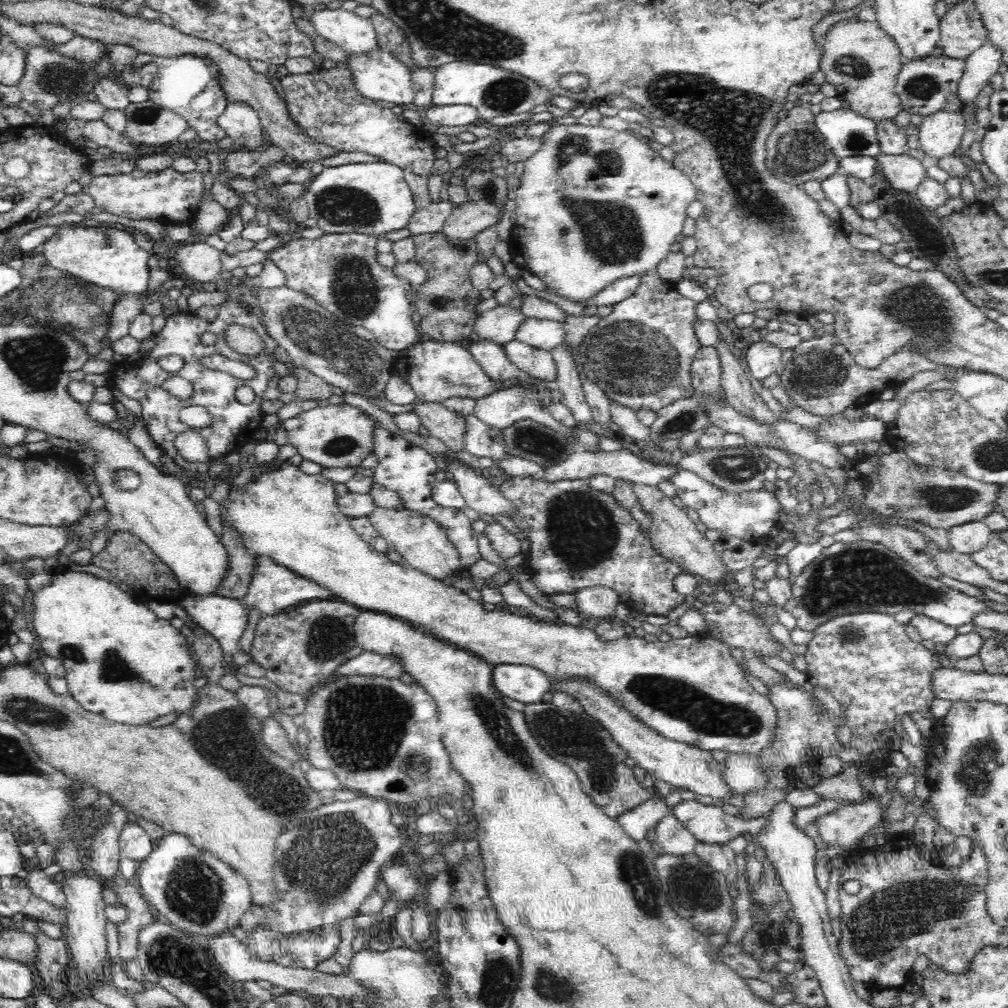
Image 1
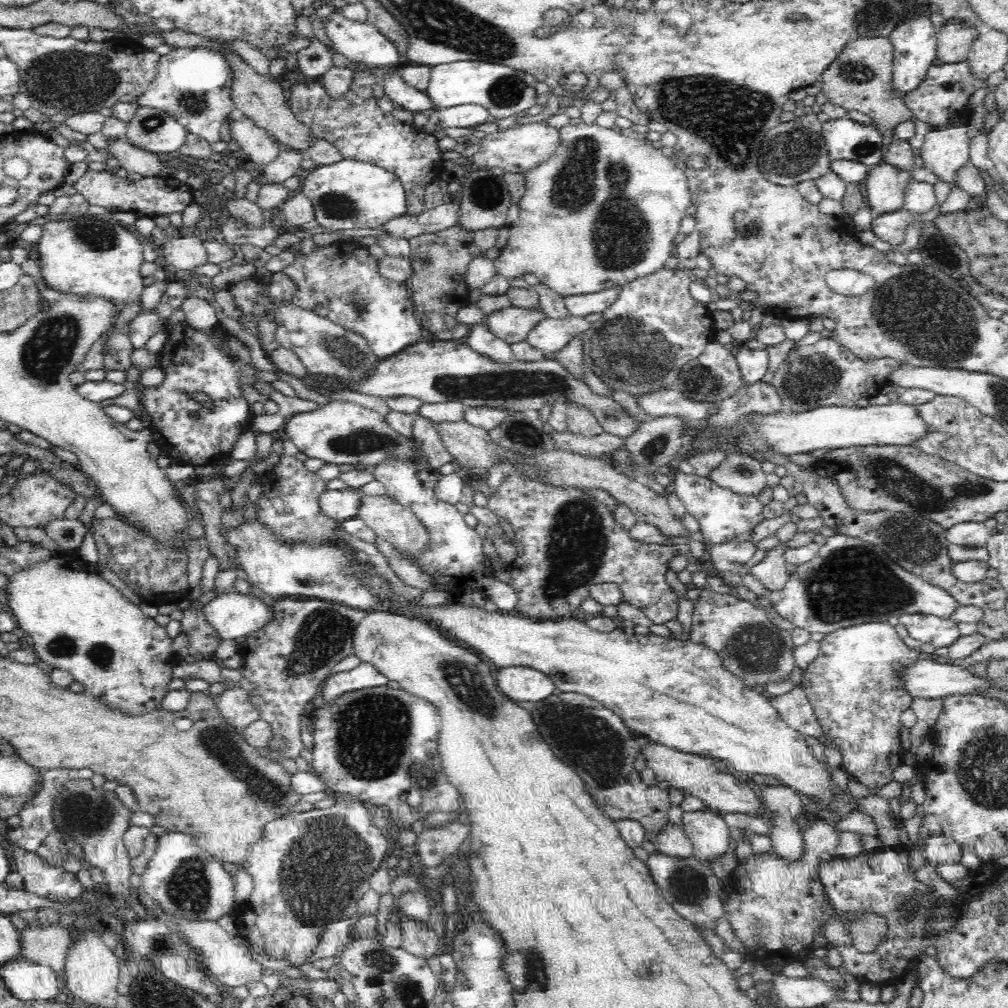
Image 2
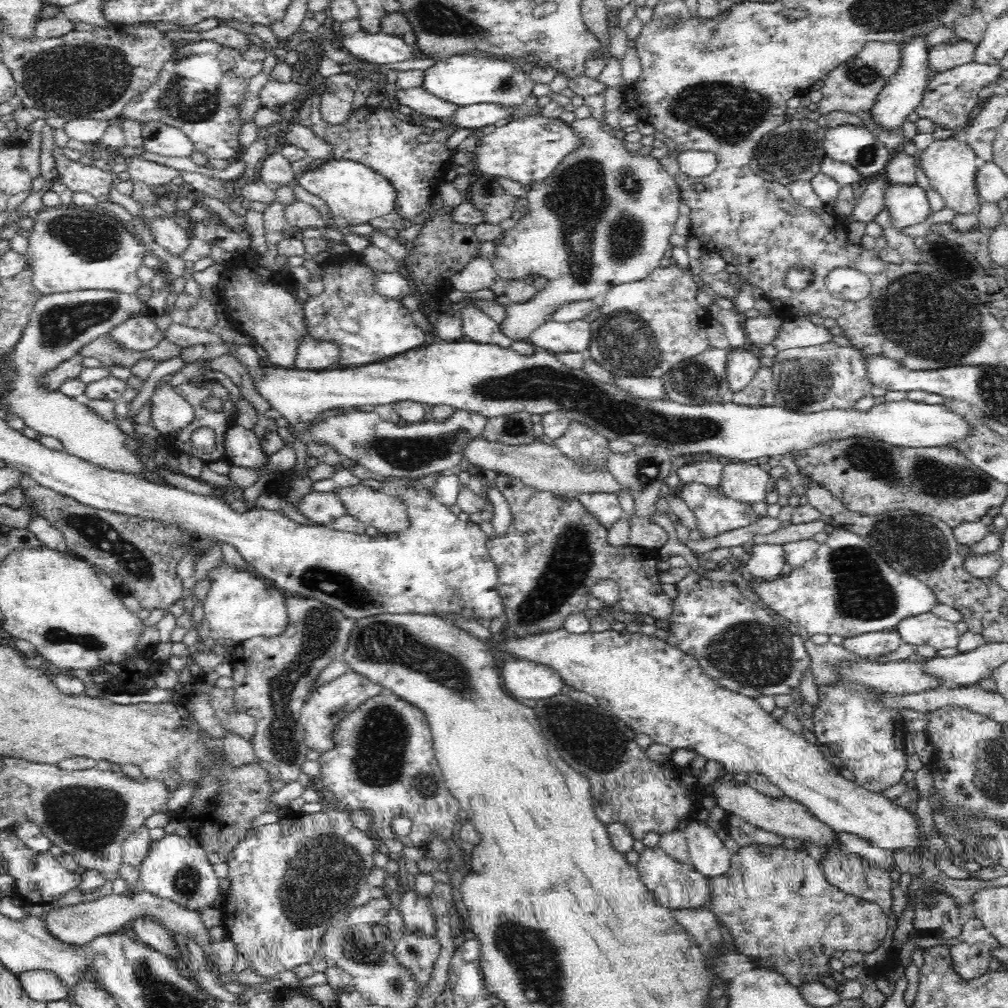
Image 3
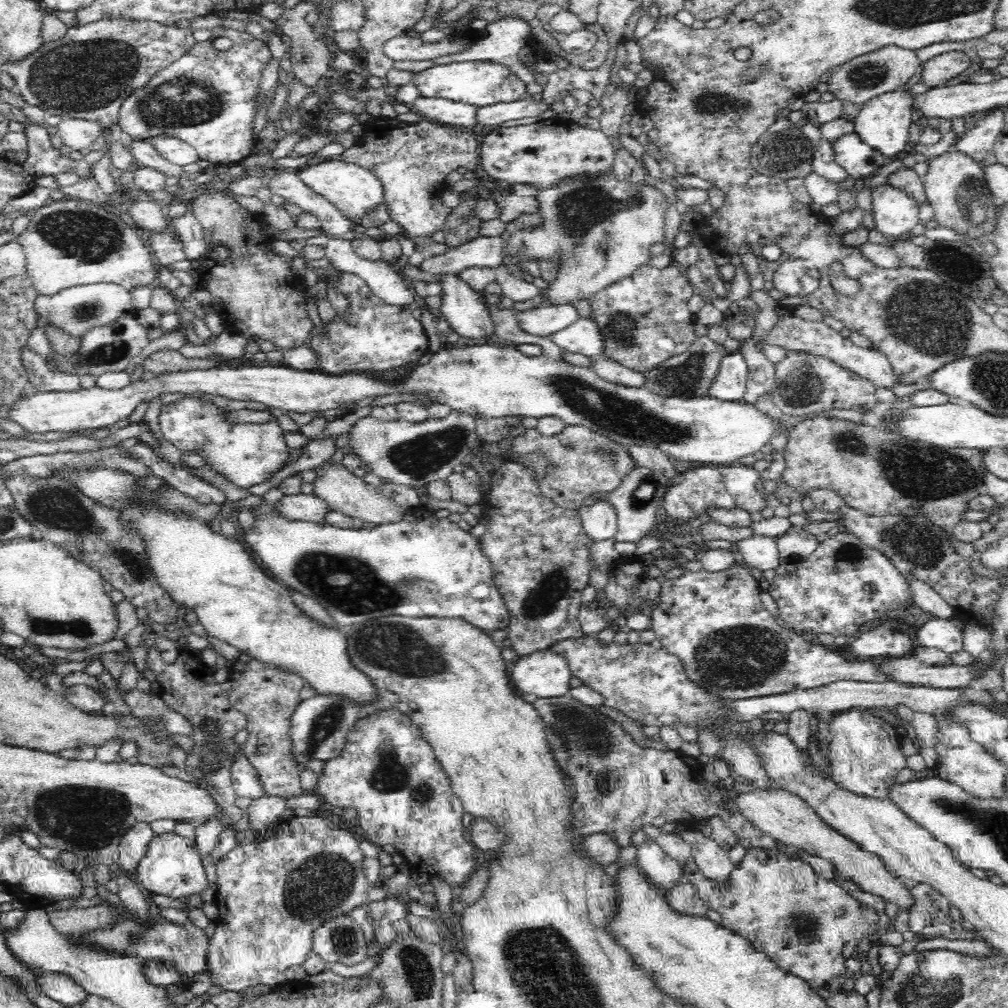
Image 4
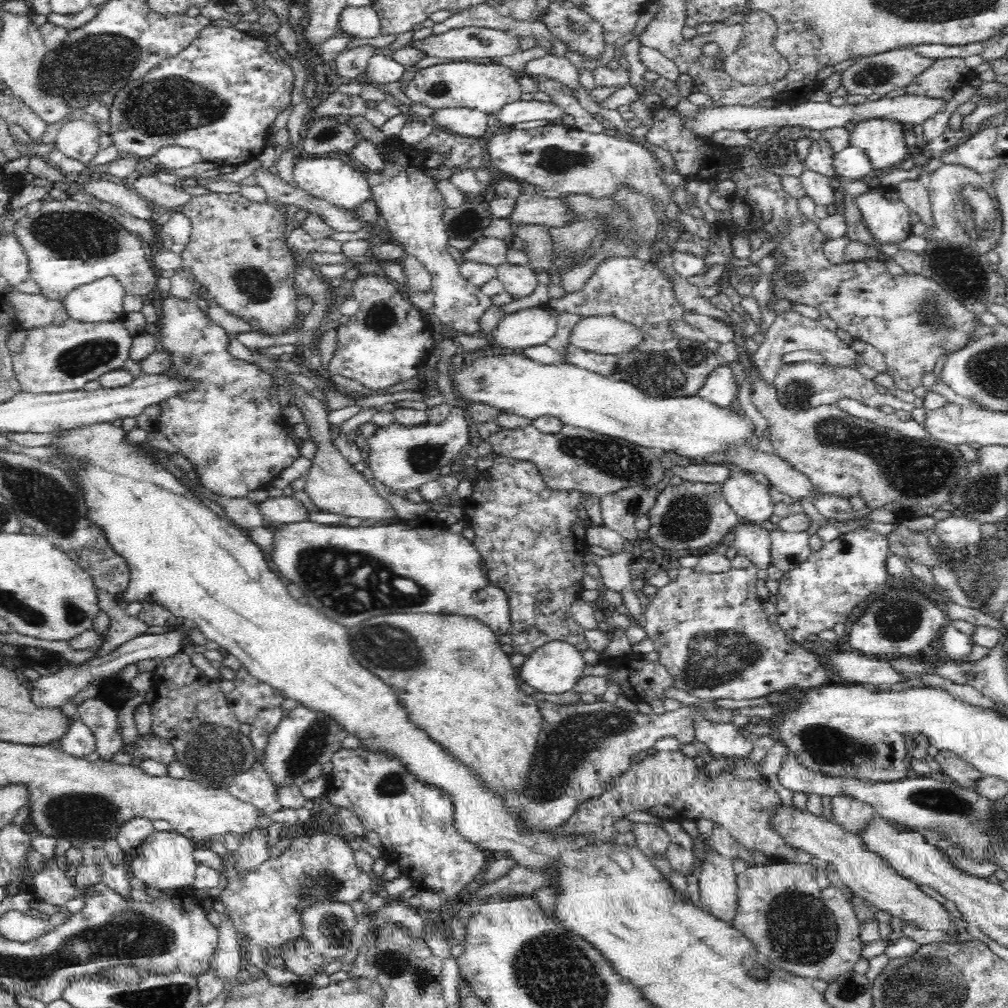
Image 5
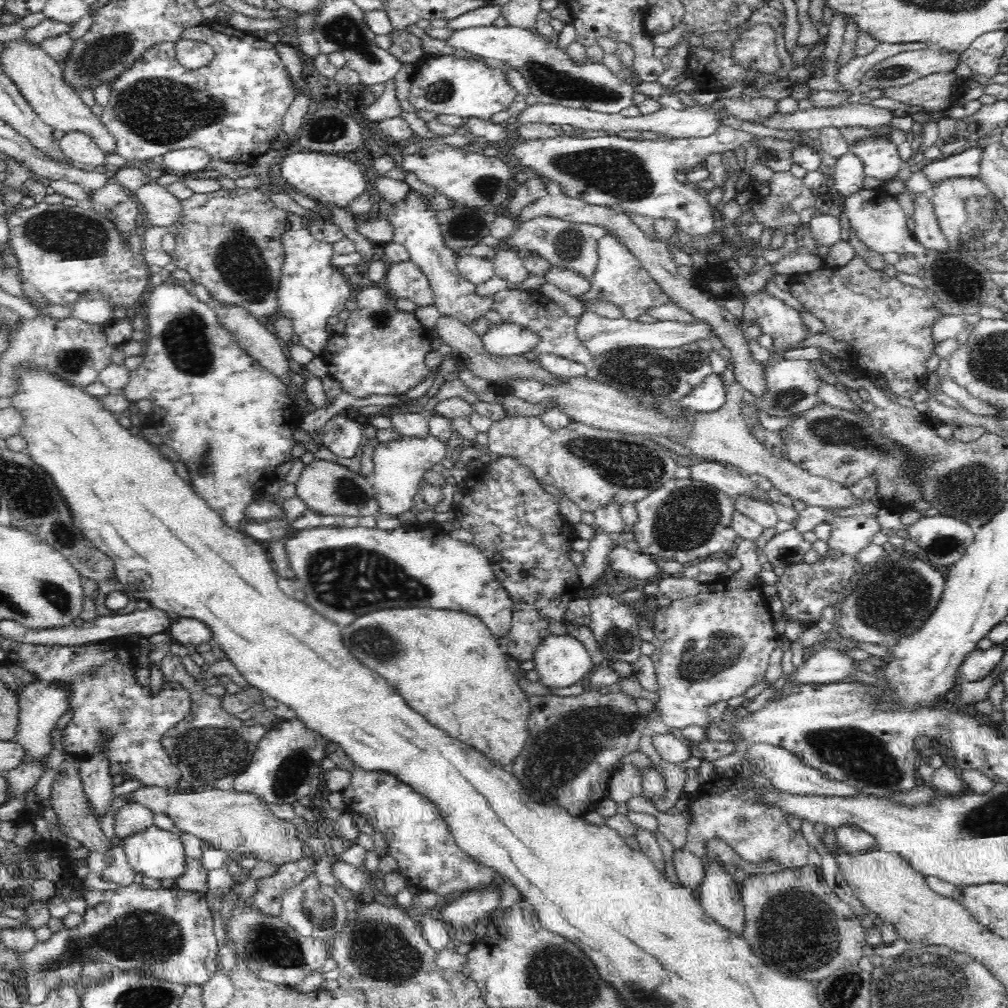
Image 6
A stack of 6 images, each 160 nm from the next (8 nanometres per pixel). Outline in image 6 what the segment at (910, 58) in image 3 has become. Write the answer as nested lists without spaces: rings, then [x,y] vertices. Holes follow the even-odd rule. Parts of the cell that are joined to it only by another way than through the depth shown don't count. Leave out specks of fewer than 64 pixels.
[[[889,137],[866,138],[850,148],[850,153],[864,164],[864,173],[879,181],[891,181],[905,174],[898,146]]]

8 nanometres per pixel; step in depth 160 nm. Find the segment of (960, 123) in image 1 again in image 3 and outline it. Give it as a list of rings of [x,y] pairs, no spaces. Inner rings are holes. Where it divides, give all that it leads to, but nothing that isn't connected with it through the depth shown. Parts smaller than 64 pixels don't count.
[[[954,136],[946,140],[936,140],[918,156],[921,168],[930,181],[930,187],[942,196],[944,206],[950,208],[956,216],[975,214],[977,218],[983,201],[977,186],[977,173],[983,161],[976,156],[974,150],[966,145],[966,142],[956,140]]]

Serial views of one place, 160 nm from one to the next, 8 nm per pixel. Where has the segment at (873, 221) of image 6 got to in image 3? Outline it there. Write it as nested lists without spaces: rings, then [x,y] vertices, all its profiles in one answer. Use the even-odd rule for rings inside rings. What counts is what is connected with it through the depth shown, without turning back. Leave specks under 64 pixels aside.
[[[892,185],[884,188],[883,209],[891,226],[902,230],[926,221],[932,214],[926,191],[918,185]]]

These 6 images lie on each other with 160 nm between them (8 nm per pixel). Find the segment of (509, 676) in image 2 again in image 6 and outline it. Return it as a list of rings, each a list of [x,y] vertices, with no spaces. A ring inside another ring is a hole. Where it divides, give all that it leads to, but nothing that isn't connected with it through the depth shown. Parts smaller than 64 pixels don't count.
[[[567,632],[542,640],[537,646],[533,662],[539,681],[548,688],[572,686],[593,667],[592,658],[584,644]]]

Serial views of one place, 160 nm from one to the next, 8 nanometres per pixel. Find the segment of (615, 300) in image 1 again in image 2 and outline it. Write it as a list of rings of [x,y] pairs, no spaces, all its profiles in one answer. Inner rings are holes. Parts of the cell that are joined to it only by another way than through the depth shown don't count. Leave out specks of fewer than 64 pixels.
[[[620,286],[606,288],[600,292],[564,297],[565,307],[570,317],[584,318],[588,314],[604,312],[617,297]]]

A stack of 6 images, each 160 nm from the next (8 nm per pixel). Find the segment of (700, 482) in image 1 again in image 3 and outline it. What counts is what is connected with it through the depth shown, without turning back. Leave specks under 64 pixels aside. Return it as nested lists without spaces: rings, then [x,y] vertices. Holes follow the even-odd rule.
[[[692,482],[681,485],[679,492],[698,519],[698,531],[703,538],[746,528],[760,518],[751,504],[732,500],[722,488],[711,490],[705,484]]]

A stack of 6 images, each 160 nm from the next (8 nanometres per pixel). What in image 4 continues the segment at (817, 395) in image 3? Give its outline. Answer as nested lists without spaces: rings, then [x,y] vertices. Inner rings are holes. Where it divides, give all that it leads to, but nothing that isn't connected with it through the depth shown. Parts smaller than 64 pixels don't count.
[[[789,351],[786,360],[775,365],[775,385],[773,402],[783,414],[804,416],[826,412],[834,408],[852,409],[860,406],[870,412],[876,408],[877,386],[872,381],[858,376],[855,372],[836,366],[831,360],[806,352]]]

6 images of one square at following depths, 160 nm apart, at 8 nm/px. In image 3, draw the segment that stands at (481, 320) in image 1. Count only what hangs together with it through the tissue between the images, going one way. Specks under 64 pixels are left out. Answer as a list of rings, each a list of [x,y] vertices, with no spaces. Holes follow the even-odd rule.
[[[588,116],[584,120],[577,120],[572,122],[569,126],[575,130],[577,134],[582,134],[587,140],[587,144],[577,152],[569,155],[556,169],[555,172],[546,180],[540,183],[535,183],[527,188],[527,200],[530,212],[526,216],[522,217],[520,222],[517,222],[515,227],[509,228],[499,239],[499,246],[496,250],[496,257],[491,261],[492,267],[496,274],[500,278],[508,279],[524,279],[530,274],[538,274],[540,276],[548,278],[547,285],[538,291],[532,299],[526,302],[520,302],[520,304],[514,304],[511,302],[506,306],[506,320],[502,324],[502,331],[511,340],[520,339],[525,340],[529,338],[530,333],[538,328],[542,322],[546,322],[547,316],[552,314],[555,310],[558,310],[561,306],[565,304],[570,304],[570,302],[578,302],[580,300],[593,300],[596,296],[605,296],[605,294],[620,284],[628,284],[630,281],[637,281],[646,278],[654,269],[661,267],[661,261],[665,257],[666,250],[669,249],[670,235],[673,234],[674,224],[679,215],[678,207],[681,201],[680,189],[676,185],[676,180],[674,177],[670,177],[668,173],[662,171],[662,165],[660,162],[653,158],[652,156],[640,156],[637,152],[630,155],[626,148],[624,148],[624,143],[618,141],[610,135],[608,132],[604,132],[601,128],[603,124],[598,122],[596,118]]]

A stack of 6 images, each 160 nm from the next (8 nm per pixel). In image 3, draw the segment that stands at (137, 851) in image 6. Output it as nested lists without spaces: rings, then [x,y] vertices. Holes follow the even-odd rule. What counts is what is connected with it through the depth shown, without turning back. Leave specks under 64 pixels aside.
[[[165,834],[160,840],[151,841],[149,853],[142,861],[139,880],[142,890],[193,911],[212,907],[213,901],[222,895],[213,864],[201,844],[194,838],[176,834]]]

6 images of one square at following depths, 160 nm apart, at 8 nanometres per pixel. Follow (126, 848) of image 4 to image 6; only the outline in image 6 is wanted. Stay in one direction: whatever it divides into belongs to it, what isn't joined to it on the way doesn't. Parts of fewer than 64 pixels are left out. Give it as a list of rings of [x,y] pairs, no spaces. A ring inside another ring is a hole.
[[[127,802],[114,815],[117,842],[130,833],[140,832],[153,824],[155,812],[140,803]]]

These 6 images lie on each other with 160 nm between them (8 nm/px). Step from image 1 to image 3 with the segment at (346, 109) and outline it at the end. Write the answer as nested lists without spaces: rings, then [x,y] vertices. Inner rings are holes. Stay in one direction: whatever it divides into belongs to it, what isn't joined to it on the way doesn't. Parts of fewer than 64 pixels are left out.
[[[319,92],[303,100],[299,109],[299,124],[312,130],[316,137],[332,146],[333,159],[352,160],[384,176],[396,191],[395,211],[403,220],[414,220],[433,201],[438,188],[446,182],[447,173],[454,169],[454,150],[448,148],[448,140],[459,127],[446,123],[442,130],[428,128],[421,122],[398,120],[391,109],[362,108],[353,110],[344,126],[332,126],[321,116]],[[426,134],[431,137],[427,143],[420,143],[417,137]]]

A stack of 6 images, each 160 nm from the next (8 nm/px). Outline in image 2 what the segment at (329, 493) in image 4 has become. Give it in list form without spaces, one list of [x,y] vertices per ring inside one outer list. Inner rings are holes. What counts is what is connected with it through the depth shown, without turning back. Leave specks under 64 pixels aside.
[[[388,494],[382,496],[362,495],[359,498],[357,515],[375,532],[376,537],[390,542],[399,552],[417,555],[425,547],[426,529],[406,504],[399,503]]]

